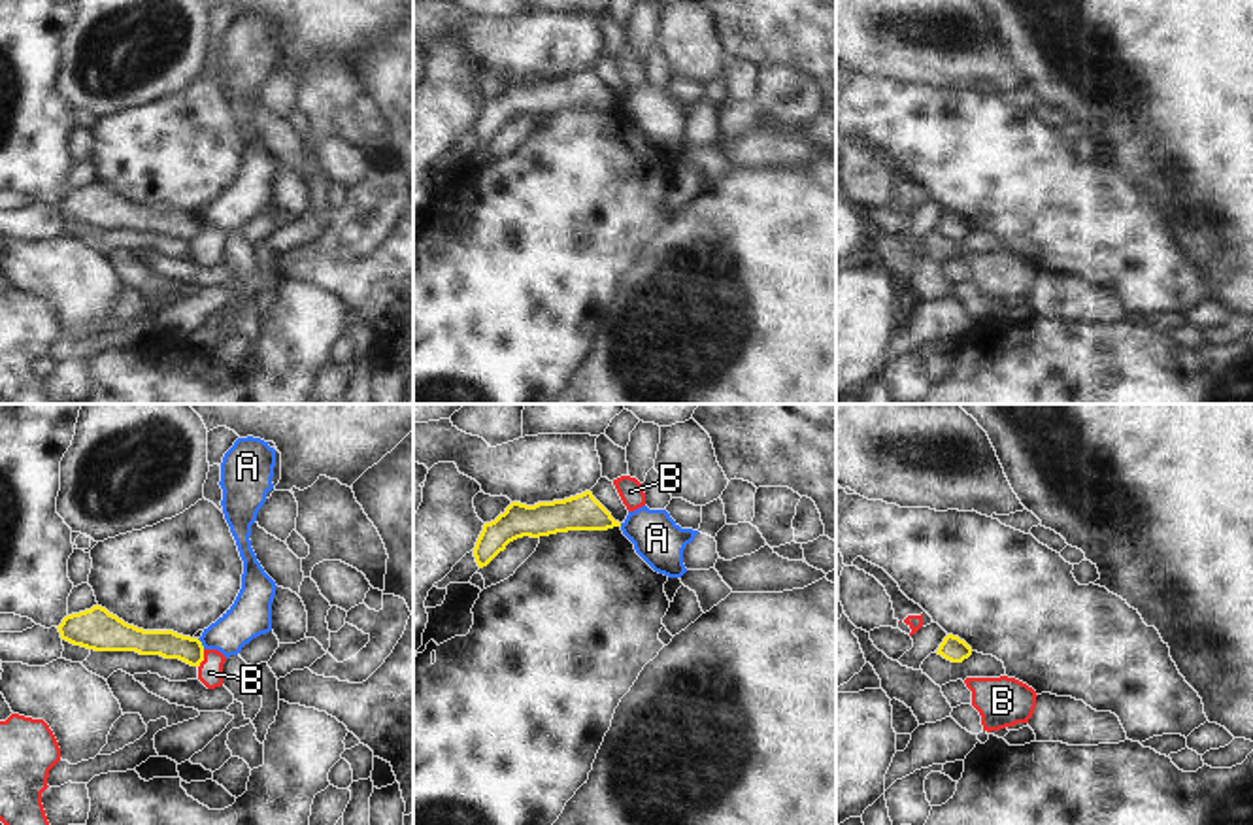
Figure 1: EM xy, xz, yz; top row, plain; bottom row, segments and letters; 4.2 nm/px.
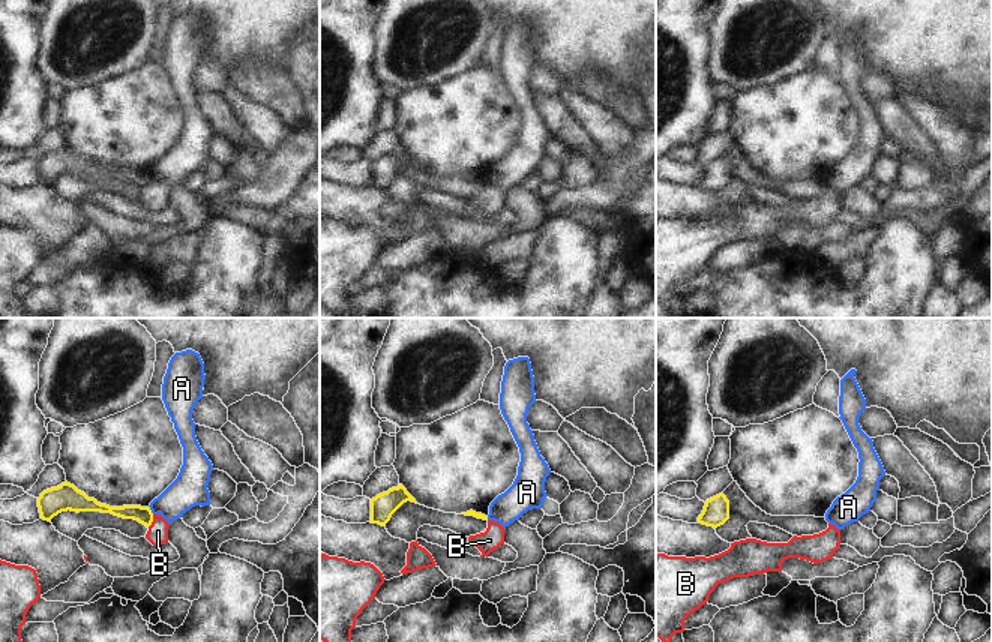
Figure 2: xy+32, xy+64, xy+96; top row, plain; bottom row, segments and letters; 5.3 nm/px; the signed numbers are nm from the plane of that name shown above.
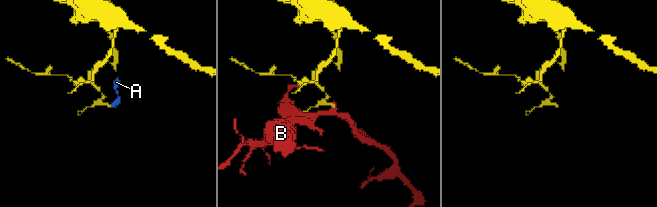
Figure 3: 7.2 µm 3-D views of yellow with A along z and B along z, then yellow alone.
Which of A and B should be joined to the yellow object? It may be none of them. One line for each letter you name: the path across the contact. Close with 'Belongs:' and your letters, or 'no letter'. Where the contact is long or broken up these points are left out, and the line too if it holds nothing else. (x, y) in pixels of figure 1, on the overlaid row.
Belongs: no letter

